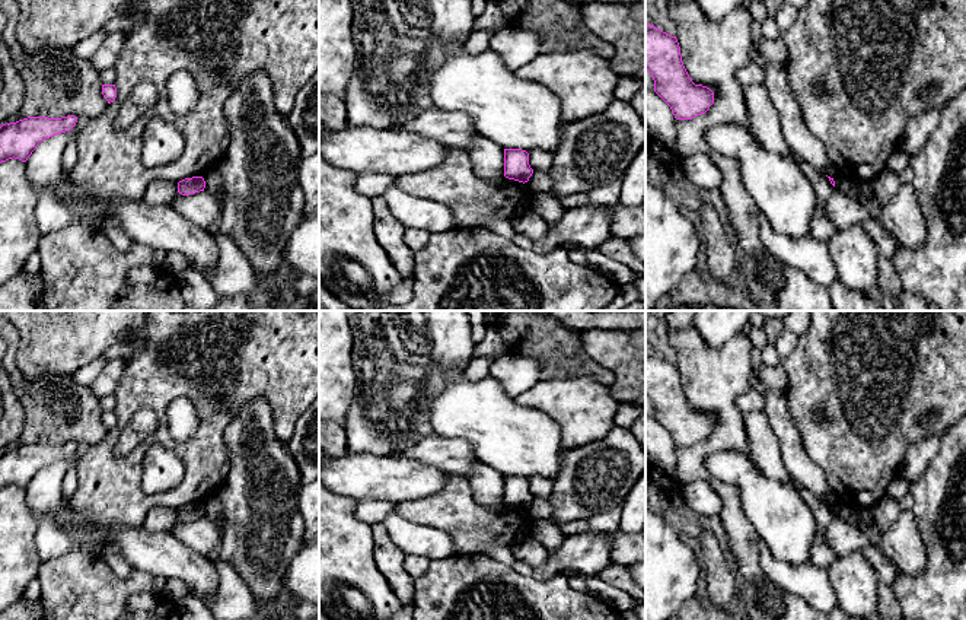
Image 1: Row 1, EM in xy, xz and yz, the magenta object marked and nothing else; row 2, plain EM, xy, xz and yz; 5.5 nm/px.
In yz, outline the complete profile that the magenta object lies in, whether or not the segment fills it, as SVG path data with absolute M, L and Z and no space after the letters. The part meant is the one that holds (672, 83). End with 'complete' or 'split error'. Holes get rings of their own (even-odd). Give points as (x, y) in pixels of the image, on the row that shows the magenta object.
M650 23L645 25L645 69L653 76L654 92L670 106L676 120L692 120L705 114L714 104L714 92L707 86L695 85L689 77L676 36Z | complete

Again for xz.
M504 149L504 177L519 182L527 182L533 169L529 165L529 153L522 149Z | complete

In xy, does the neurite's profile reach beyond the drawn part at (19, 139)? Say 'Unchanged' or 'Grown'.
Unchanged

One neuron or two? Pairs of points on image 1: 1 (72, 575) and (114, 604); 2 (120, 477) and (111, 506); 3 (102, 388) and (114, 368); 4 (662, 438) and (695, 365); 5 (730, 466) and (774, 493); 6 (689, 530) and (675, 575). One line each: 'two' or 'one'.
1: one
2: one
3: one
4: two
5: one
6: two

